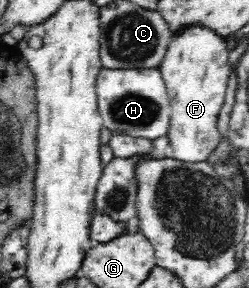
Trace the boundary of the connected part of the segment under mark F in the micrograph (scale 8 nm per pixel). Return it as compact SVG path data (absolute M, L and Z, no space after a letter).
M184 25L173 33L165 57L159 67L167 93L171 100L172 115L168 130L171 156L183 162L203 162L214 154L221 142L217 129L217 115L225 101L232 53L227 50L227 39L222 33L206 25Z

